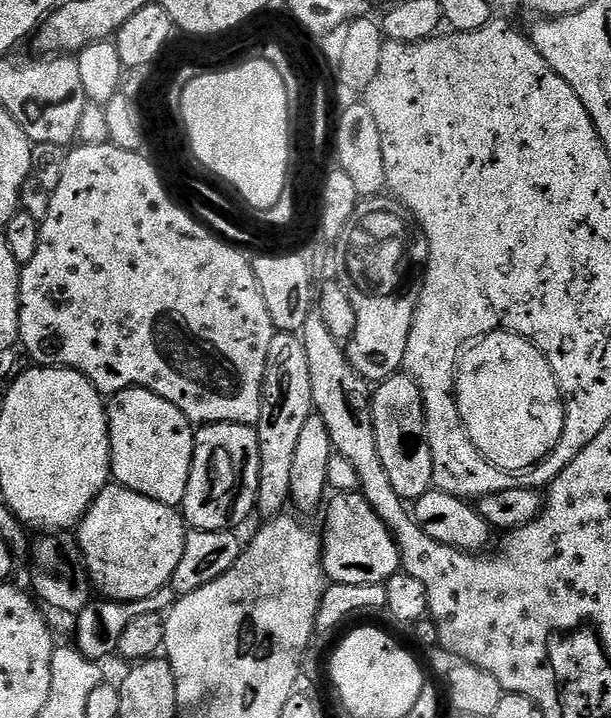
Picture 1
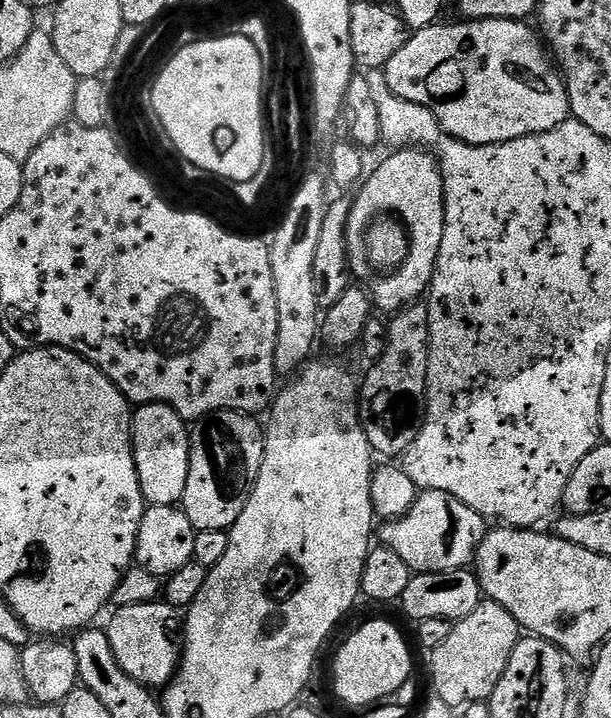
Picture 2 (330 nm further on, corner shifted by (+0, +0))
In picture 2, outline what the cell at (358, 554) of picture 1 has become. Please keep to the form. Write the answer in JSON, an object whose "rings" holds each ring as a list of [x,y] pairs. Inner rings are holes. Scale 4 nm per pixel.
{"rings":[[[430,490],[429,492],[421,491],[417,495],[412,509],[405,516],[389,520],[383,527],[385,528],[381,532],[379,529],[378,532],[379,539],[380,536],[384,539],[381,540],[383,547],[394,550],[394,554],[398,554],[398,558],[402,558],[402,562],[406,562],[406,566],[410,566],[413,573],[445,572],[446,570],[468,568],[475,561],[476,547],[480,545],[484,537],[486,521],[477,512],[470,510],[470,506],[458,502],[458,498],[454,498],[442,490]]]}

